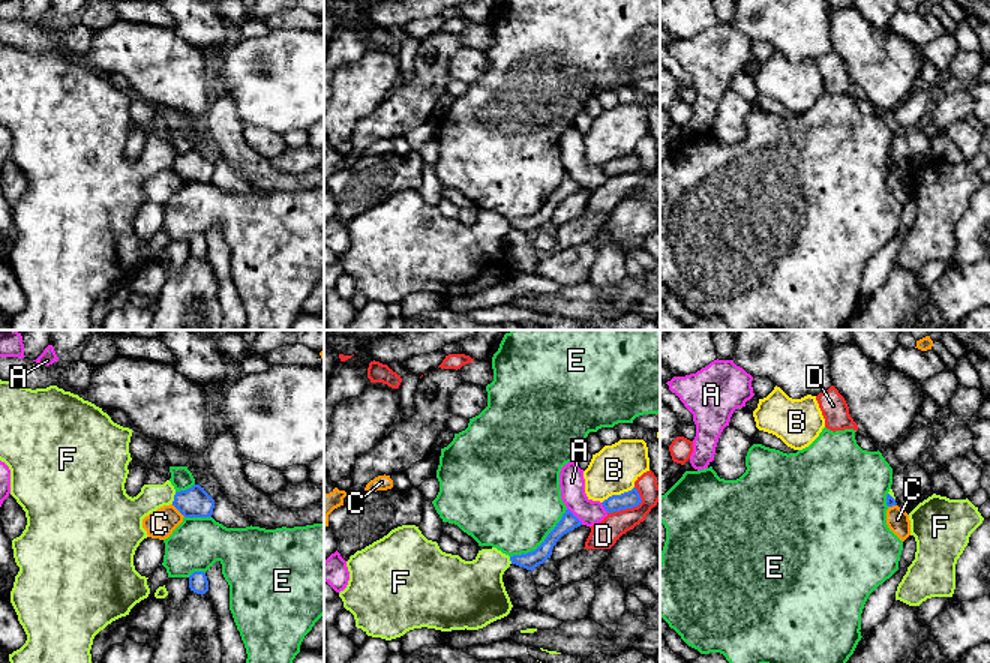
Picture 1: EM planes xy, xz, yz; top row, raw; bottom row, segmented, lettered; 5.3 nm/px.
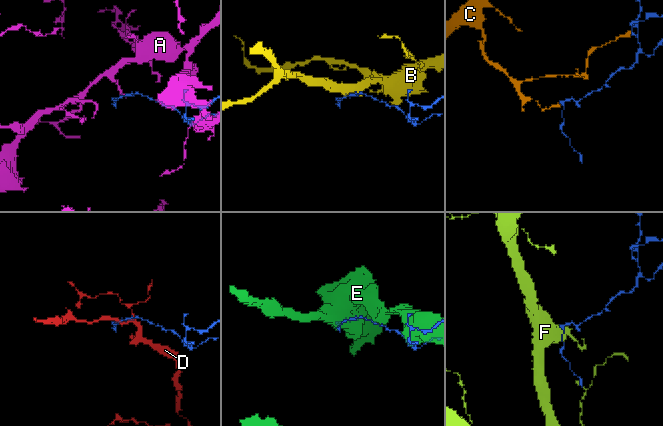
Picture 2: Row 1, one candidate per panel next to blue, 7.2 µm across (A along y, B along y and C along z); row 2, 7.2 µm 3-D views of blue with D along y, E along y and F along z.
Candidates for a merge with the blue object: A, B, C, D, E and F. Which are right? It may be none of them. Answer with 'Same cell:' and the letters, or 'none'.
Same cell: none

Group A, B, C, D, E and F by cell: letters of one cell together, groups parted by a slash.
A / B / C / D / E / F

